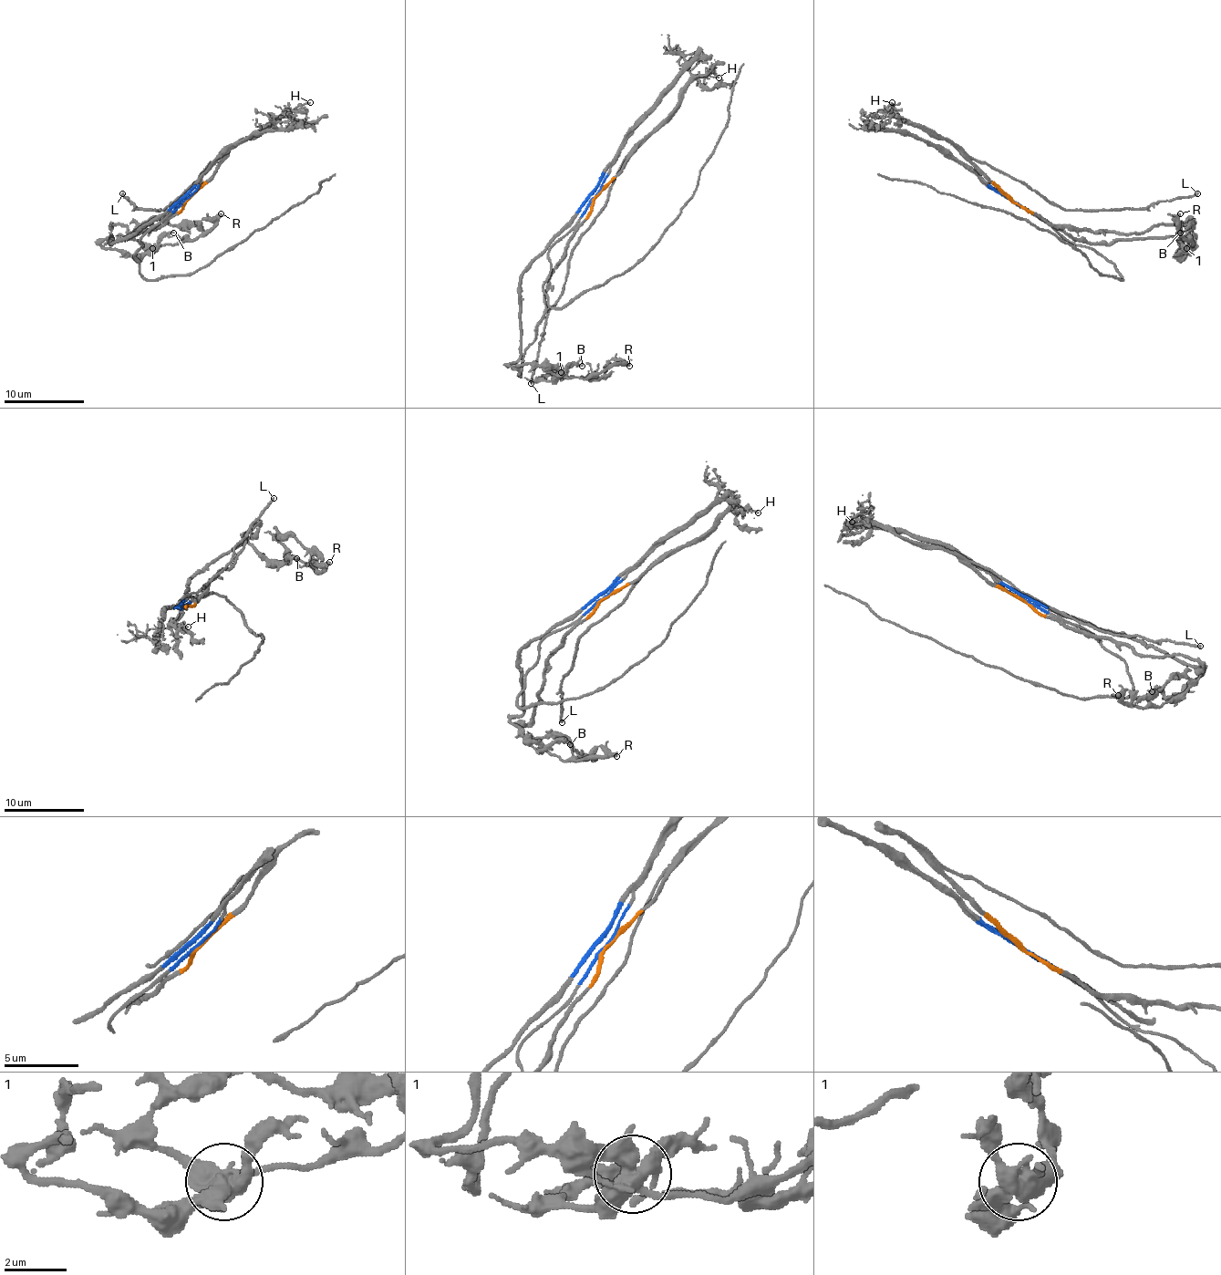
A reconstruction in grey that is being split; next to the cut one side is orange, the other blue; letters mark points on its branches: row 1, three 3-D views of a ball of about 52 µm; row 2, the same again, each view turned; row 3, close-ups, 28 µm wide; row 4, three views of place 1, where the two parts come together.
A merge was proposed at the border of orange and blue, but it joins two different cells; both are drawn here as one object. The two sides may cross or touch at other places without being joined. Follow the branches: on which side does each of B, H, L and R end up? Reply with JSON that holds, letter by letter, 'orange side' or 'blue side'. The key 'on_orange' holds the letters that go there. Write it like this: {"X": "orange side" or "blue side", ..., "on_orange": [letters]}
{"B": "orange side", "H": "orange side", "L": "orange side", "R": "blue side", "on_orange": ["B", "H", "L"]}

